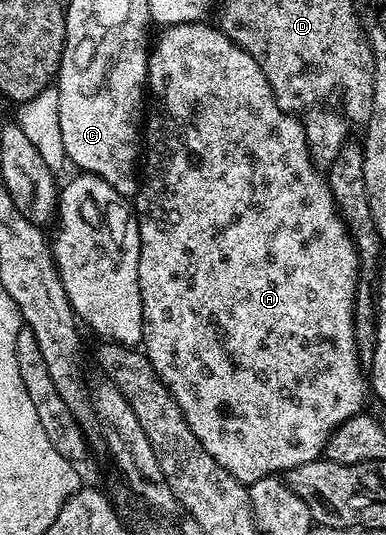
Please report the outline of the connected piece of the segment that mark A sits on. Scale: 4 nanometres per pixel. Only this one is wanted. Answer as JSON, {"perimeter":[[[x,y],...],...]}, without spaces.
{"perimeter":[[[197,19],[197,20],[194,20],[194,21],[191,21],[191,22],[190,22],[190,23],[178,23],[178,24],[177,24],[177,25],[170,25],[170,26],[167,26],[167,27],[164,27],[164,28],[161,28],[161,29],[160,29],[160,30],[159,30],[159,32],[160,32],[160,38],[158,38],[158,39],[157,39],[157,41],[156,41],[156,38],[155,38],[155,41],[154,41],[154,44],[153,44],[153,45],[152,45],[152,46],[151,46],[151,49],[150,49],[150,52],[149,52],[149,54],[148,54],[148,83],[147,83],[147,86],[146,86],[146,89],[147,89],[147,92],[148,92],[148,93],[149,93],[149,94],[150,94],[150,112],[149,112],[149,113],[148,113],[148,114],[147,114],[147,117],[146,117],[146,157],[147,157],[147,153],[148,153],[148,186],[146,186],[146,187],[145,187],[145,189],[144,189],[144,186],[143,186],[143,189],[142,189],[142,197],[143,197],[143,193],[144,193],[144,197],[145,197],[145,201],[144,201],[144,202],[142,202],[142,203],[141,203],[141,205],[140,205],[140,206],[139,206],[139,205],[138,205],[138,204],[137,204],[137,205],[136,205],[136,206],[135,206],[135,209],[134,209],[134,212],[135,212],[135,214],[136,214],[136,216],[137,216],[137,218],[138,218],[138,220],[139,220],[139,223],[140,223],[140,254],[139,254],[139,255],[138,255],[138,287],[139,287],[139,288],[140,288],[140,294],[141,294],[141,295],[142,295],[142,335],[143,335],[143,336],[144,336],[144,339],[143,339],[143,342],[142,342],[142,352],[143,352],[143,354],[144,354],[144,356],[145,356],[145,357],[148,357],[148,358],[149,358],[149,359],[150,359],[150,363],[151,363],[151,364],[152,364],[152,366],[153,366],[153,367],[154,367],[154,371],[155,371],[155,372],[156,372],[156,373],[157,373],[157,375],[158,375],[158,376],[160,376],[160,378],[161,378],[161,379],[162,379],[162,383],[166,383],[166,387],[167,387],[167,388],[168,388],[168,389],[169,389],[169,390],[170,390],[170,391],[171,391],[171,393],[172,393],[172,394],[173,394],[173,395],[174,395],[174,399],[175,399],[175,400],[176,400],[176,402],[177,402],[177,403],[178,403],[178,407],[179,407],[179,408],[180,408],[180,410],[181,410],[181,411],[182,411],[182,415],[183,415],[183,416],[184,416],[184,418],[185,418],[185,419],[186,419],[186,423],[187,423],[187,424],[188,424],[188,426],[189,426],[189,427],[190,427],[190,431],[194,431],[194,435],[195,435],[195,436],[196,436],[196,438],[197,438],[197,439],[198,439],[198,443],[202,443],[202,447],[203,447],[203,448],[204,448],[204,449],[205,449],[205,450],[206,450],[206,452],[208,452],[208,453],[209,453],[209,454],[210,454],[210,456],[212,456],[212,457],[213,457],[213,459],[215,459],[215,461],[216,461],[216,462],[217,462],[217,463],[219,463],[219,465],[221,465],[221,467],[223,467],[223,469],[224,469],[224,470],[225,470],[225,471],[226,471],[226,472],[227,472],[227,473],[229,473],[229,474],[230,474],[230,475],[234,475],[234,479],[238,479],[238,480],[239,480],[239,481],[242,481],[242,482],[244,482],[244,484],[245,484],[245,485],[247,485],[247,486],[249,486],[249,485],[253,485],[253,483],[254,483],[254,482],[256,482],[256,481],[257,481],[257,480],[258,480],[258,479],[262,479],[262,478],[263,478],[263,477],[271,477],[271,476],[273,476],[273,475],[280,475],[280,474],[283,474],[283,473],[284,473],[284,472],[285,472],[285,471],[287,471],[287,470],[290,470],[290,469],[293,469],[293,468],[294,468],[294,467],[298,467],[298,466],[299,466],[299,465],[301,465],[301,464],[302,464],[302,463],[310,463],[310,462],[311,462],[311,461],[315,461],[315,460],[317,460],[317,458],[319,458],[319,457],[320,457],[320,456],[321,456],[321,454],[323,454],[323,451],[324,451],[324,444],[326,444],[326,442],[327,442],[327,441],[328,441],[328,440],[329,440],[329,439],[330,439],[330,435],[331,435],[331,434],[332,434],[332,432],[334,432],[334,430],[335,430],[335,429],[336,429],[336,428],[338,428],[338,427],[339,427],[339,425],[341,425],[341,424],[342,424],[342,423],[346,423],[346,419],[350,419],[350,418],[351,418],[351,417],[353,417],[353,415],[355,415],[355,414],[356,414],[356,413],[359,413],[359,412],[361,412],[361,410],[363,410],[363,409],[364,409],[364,408],[365,408],[365,406],[364,406],[364,396],[366,396],[366,395],[367,395],[367,396],[369,396],[369,393],[370,393],[370,389],[369,389],[369,386],[368,386],[368,385],[367,385],[367,384],[366,384],[366,373],[365,373],[365,370],[364,370],[364,373],[363,373],[363,371],[362,371],[362,370],[360,370],[360,368],[362,368],[362,362],[361,362],[361,360],[360,360],[360,355],[359,355],[359,353],[357,353],[357,351],[356,351],[356,336],[355,336],[355,335],[354,335],[354,307],[355,307],[355,306],[356,306],[356,284],[357,284],[357,282],[359,282],[359,281],[360,281],[360,280],[361,280],[361,277],[360,277],[360,257],[359,257],[359,256],[357,256],[357,254],[356,254],[356,244],[354,244],[354,243],[353,243],[353,241],[352,241],[352,237],[351,237],[351,235],[349,235],[349,233],[348,233],[348,229],[347,229],[347,228],[346,228],[346,226],[345,226],[345,225],[344,225],[344,220],[343,220],[343,219],[341,219],[341,217],[340,217],[340,212],[338,212],[338,210],[337,210],[337,209],[336,209],[336,200],[335,200],[335,199],[333,199],[333,198],[332,198],[332,187],[331,187],[331,185],[329,185],[329,184],[328,184],[328,182],[327,182],[327,180],[326,180],[326,177],[325,177],[325,174],[324,174],[324,173],[323,173],[323,172],[321,172],[321,170],[319,170],[319,169],[317,169],[317,167],[316,167],[316,165],[315,165],[315,164],[314,164],[314,163],[313,163],[313,162],[312,162],[312,157],[311,157],[311,156],[310,156],[310,154],[308,154],[308,137],[307,137],[307,136],[306,136],[306,134],[304,134],[304,127],[305,127],[305,122],[304,122],[304,121],[303,121],[303,120],[301,120],[301,118],[300,118],[300,117],[299,117],[299,116],[296,116],[296,115],[293,115],[293,114],[290,114],[290,113],[288,113],[288,112],[287,112],[287,111],[286,111],[286,110],[284,110],[284,109],[283,109],[283,108],[282,108],[282,107],[278,107],[278,103],[277,103],[277,102],[276,102],[276,100],[275,100],[275,99],[274,99],[274,91],[273,91],[273,90],[272,90],[272,88],[271,88],[271,87],[270,87],[270,83],[269,83],[269,82],[268,82],[268,80],[267,80],[267,79],[266,79],[266,75],[264,75],[264,74],[263,74],[263,71],[262,71],[262,67],[260,67],[260,66],[259,66],[259,65],[258,65],[258,63],[257,63],[257,62],[256,62],[256,61],[255,61],[255,59],[253,59],[253,58],[252,58],[252,57],[251,57],[251,56],[250,56],[250,55],[249,55],[249,54],[248,54],[248,53],[247,53],[247,51],[246,51],[246,50],[244,50],[244,49],[243,49],[243,48],[242,48],[242,47],[240,47],[240,46],[238,46],[238,45],[236,45],[236,44],[235,44],[235,42],[233,42],[233,41],[232,41],[232,40],[231,40],[231,38],[229,38],[229,37],[228,37],[228,36],[227,36],[227,34],[225,34],[225,33],[224,33],[224,32],[223,32],[223,30],[221,30],[221,29],[220,29],[220,28],[219,28],[219,27],[217,27],[217,26],[216,26],[216,25],[215,25],[215,24],[212,24],[212,25],[207,25],[207,23],[206,23],[206,22],[207,22],[207,20],[204,20],[204,19]]]}

